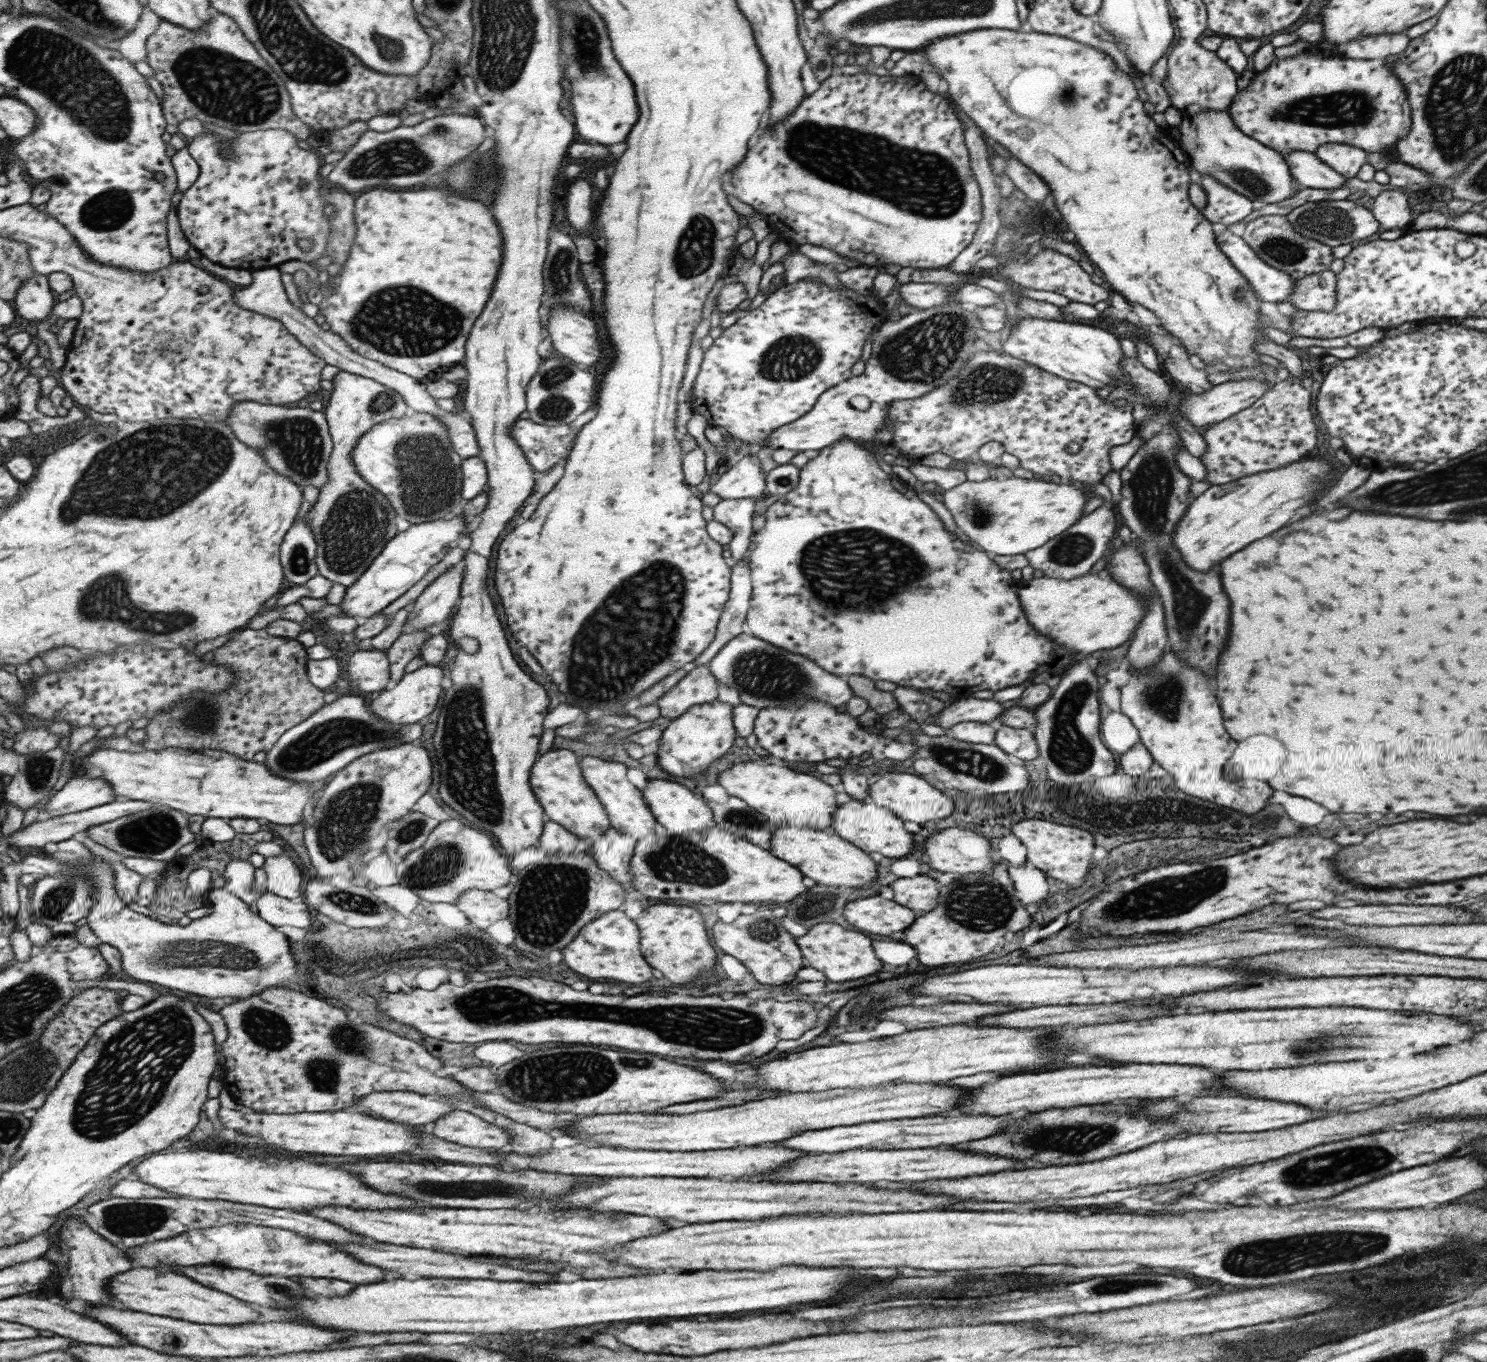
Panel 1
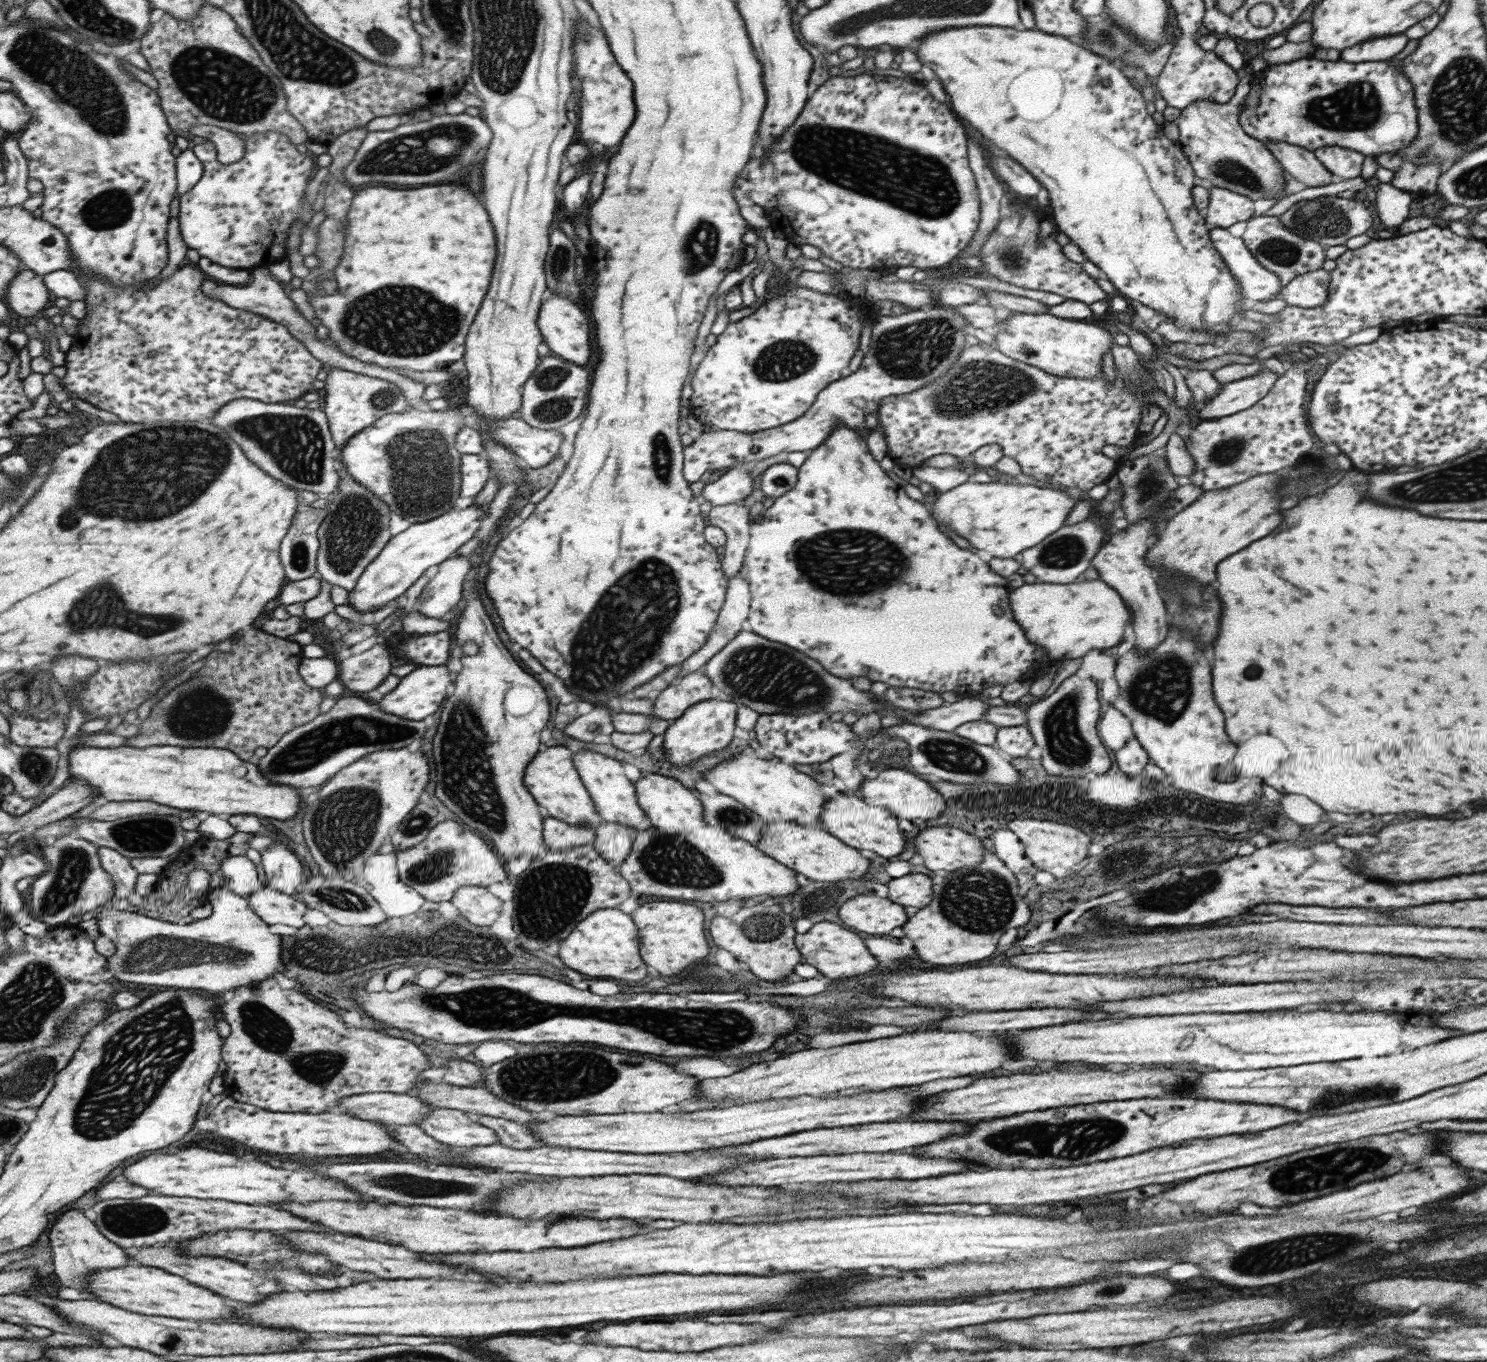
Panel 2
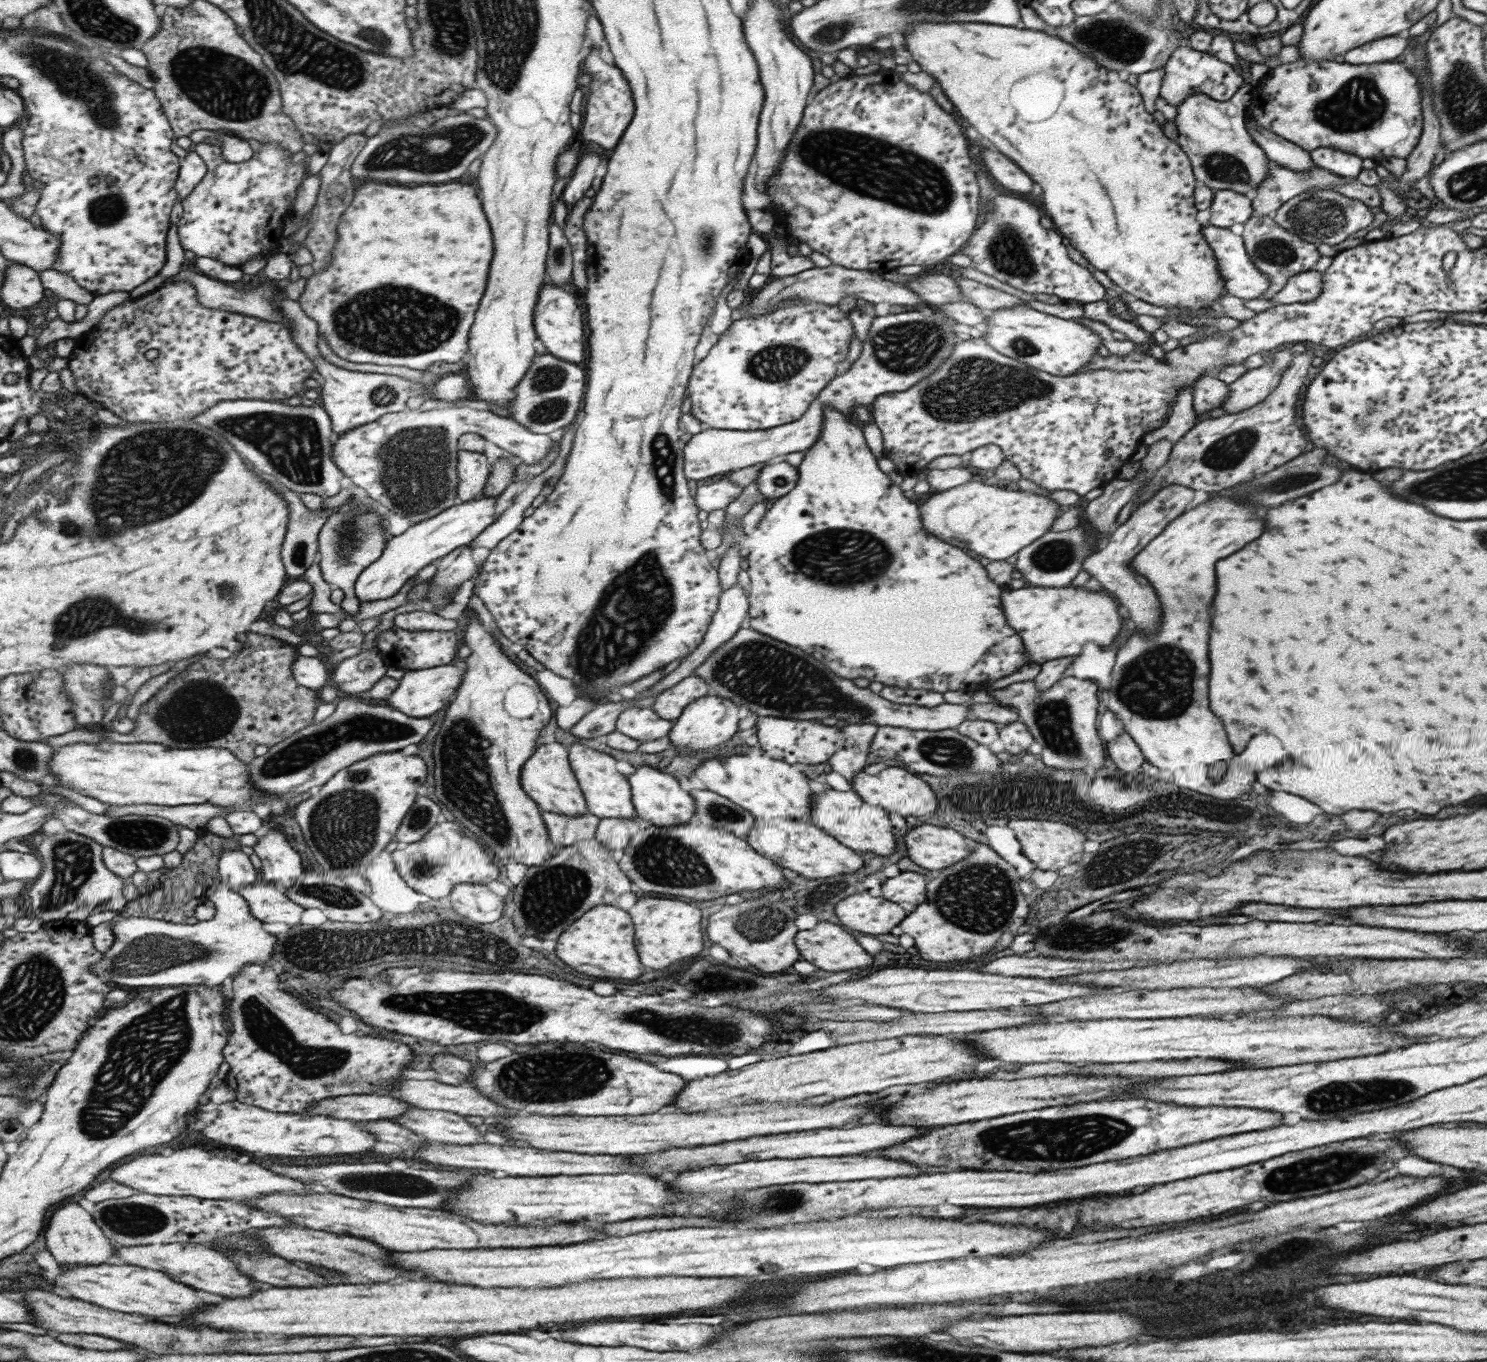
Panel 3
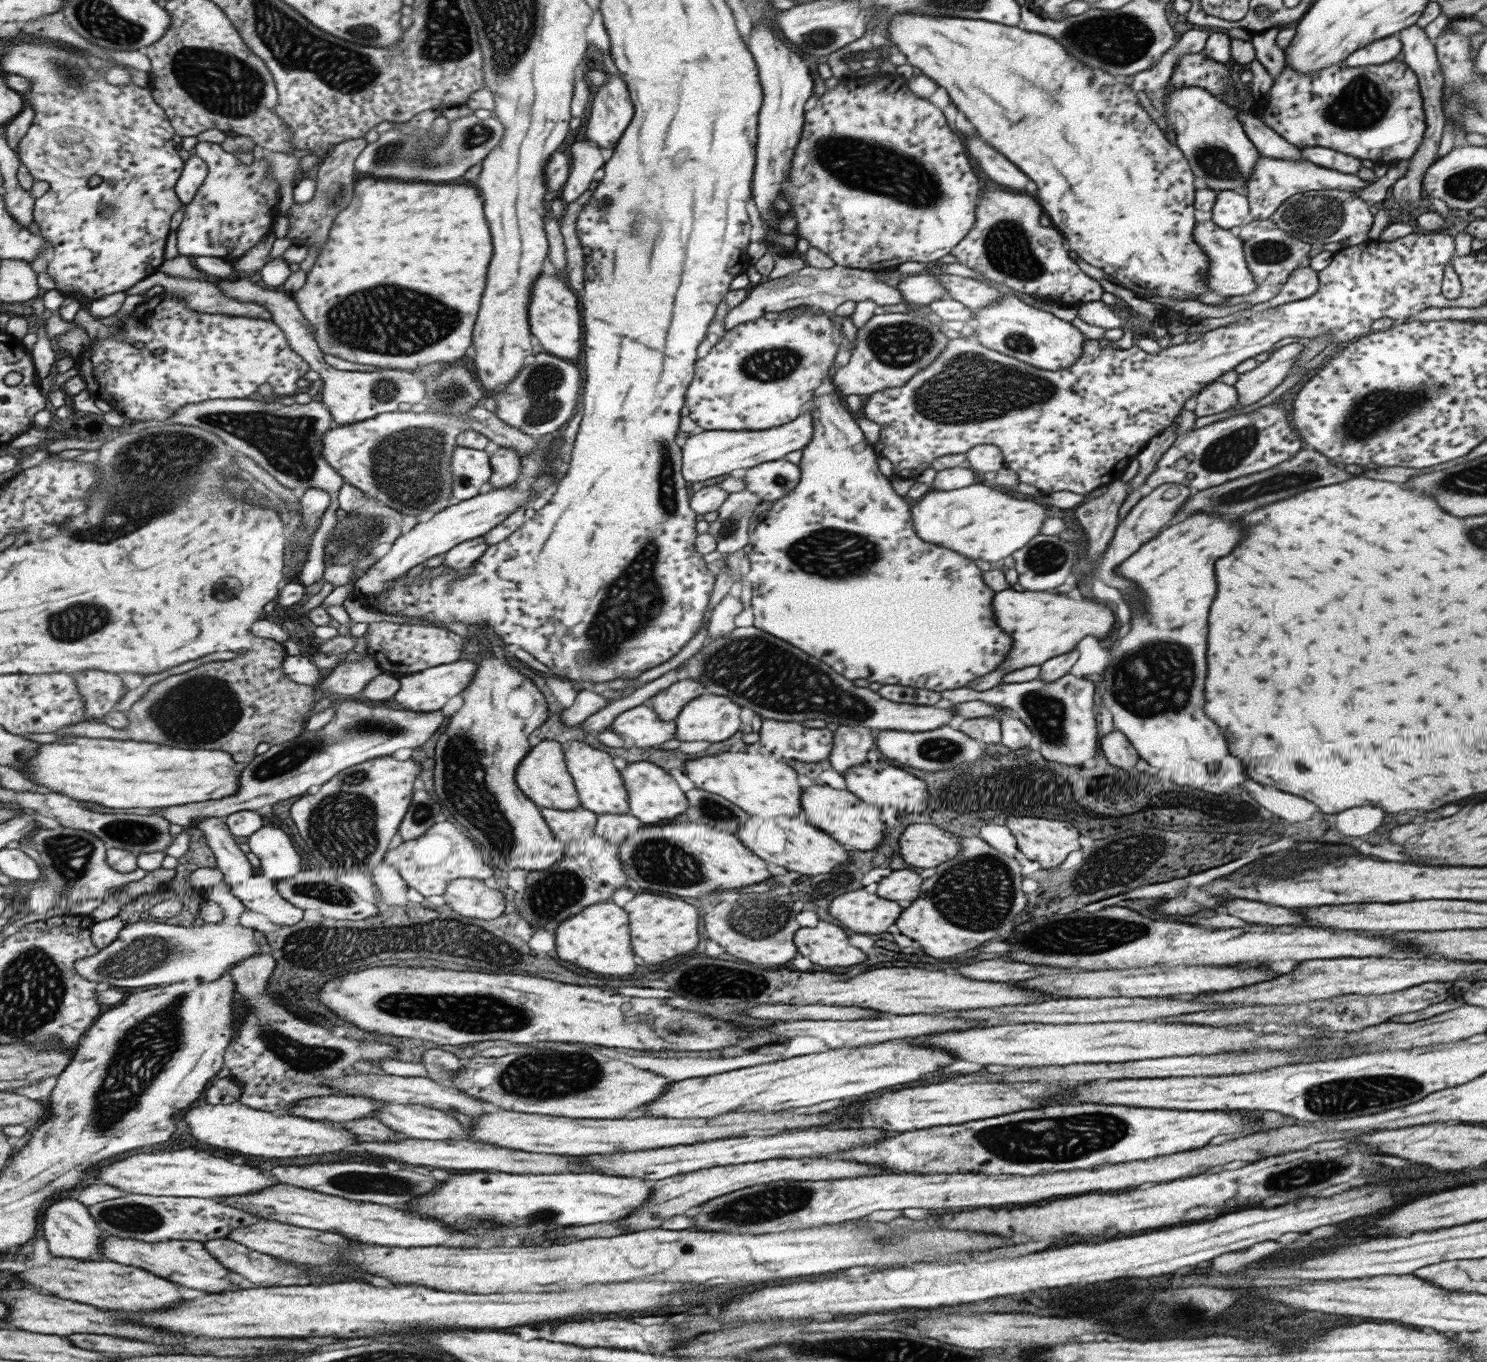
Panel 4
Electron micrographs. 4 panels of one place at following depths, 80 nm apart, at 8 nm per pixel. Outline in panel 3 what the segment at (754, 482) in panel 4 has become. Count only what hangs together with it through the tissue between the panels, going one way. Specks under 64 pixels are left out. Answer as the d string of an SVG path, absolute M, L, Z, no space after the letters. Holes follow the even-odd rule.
M785 461L775 464L764 464L757 472L754 483L760 495L768 498L781 498L796 483L798 470Z

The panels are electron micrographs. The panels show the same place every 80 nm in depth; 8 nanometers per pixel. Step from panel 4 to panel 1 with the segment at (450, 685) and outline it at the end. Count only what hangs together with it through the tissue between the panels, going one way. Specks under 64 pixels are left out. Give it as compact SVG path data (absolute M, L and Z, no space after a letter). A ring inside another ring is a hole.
M423 665L412 672L405 673L391 689L385 689L371 703L372 711L386 721L393 724L413 724L423 716L435 710L435 702L441 694L441 680L443 680L441 665Z

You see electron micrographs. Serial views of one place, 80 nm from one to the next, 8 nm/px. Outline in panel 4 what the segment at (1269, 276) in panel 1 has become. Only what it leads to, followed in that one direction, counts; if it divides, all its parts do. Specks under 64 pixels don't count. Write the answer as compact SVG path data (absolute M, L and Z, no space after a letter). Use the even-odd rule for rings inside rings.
M1209 218L1195 223L1192 230L1192 239L1195 241L1195 244L1198 244L1203 249L1203 253L1209 259L1207 274L1205 274L1205 281L1207 281L1207 287L1209 287L1208 290L1217 292L1217 294L1221 294L1224 297L1236 297L1250 293L1257 288L1257 285L1251 279L1251 273L1247 271L1241 241L1233 233L1229 232L1229 230L1215 226Z

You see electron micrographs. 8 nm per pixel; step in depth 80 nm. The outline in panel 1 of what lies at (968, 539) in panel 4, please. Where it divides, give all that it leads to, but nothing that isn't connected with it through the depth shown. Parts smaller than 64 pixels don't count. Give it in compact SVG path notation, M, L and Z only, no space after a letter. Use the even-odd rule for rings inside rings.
M1009 477L1004 480L987 479L979 482L966 480L943 492L943 506L951 512L955 526L969 536L981 550L993 552L997 556L1013 556L1033 550L1047 540L1066 530L1082 516L1082 508L1087 498L1080 489L1064 481L1055 483L1052 479L1021 479Z

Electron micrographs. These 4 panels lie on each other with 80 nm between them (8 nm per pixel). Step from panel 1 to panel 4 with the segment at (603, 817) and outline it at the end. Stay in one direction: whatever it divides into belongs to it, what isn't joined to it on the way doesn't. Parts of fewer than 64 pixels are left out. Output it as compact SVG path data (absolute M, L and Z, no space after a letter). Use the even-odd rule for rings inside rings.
M541 740L537 746L533 746L516 766L514 781L519 791L539 808L565 810L574 809L580 805L573 779L565 766L563 750L557 742Z

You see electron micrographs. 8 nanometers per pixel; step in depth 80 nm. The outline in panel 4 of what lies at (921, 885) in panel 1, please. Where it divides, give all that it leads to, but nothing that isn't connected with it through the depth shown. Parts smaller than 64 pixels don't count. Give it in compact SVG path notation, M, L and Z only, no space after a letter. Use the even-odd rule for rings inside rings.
M899 869L891 871L877 882L877 896L885 900L905 900L911 902L919 896L922 877L911 869Z

